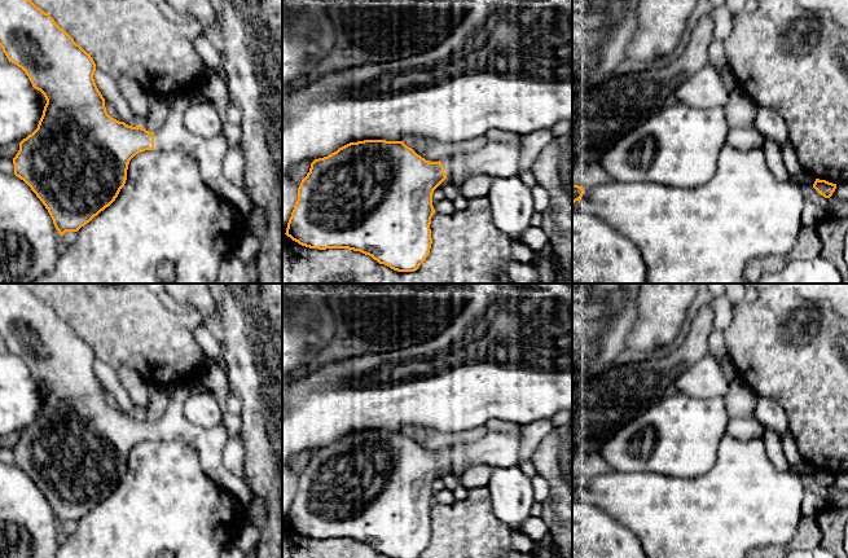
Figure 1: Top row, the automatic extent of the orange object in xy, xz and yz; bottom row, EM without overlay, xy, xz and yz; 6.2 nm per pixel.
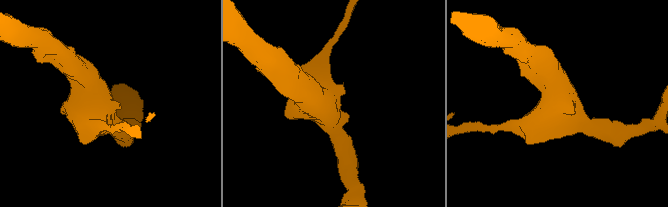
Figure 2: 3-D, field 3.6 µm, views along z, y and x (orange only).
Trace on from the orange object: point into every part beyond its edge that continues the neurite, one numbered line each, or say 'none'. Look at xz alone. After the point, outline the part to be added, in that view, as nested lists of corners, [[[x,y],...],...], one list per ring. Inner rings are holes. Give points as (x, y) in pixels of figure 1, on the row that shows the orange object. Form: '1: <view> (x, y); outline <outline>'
1: xz (497, 159); outline [[[523,137],[517,142],[489,142],[483,149],[466,155],[457,154],[443,159],[441,164],[448,179],[460,185],[476,172],[492,177],[518,176],[518,162],[523,149]]]

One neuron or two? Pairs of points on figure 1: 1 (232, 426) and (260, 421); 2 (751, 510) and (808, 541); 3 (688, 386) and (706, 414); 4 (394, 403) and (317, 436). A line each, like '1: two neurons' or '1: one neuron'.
1: two neurons
2: two neurons
3: two neurons
4: one neuron

